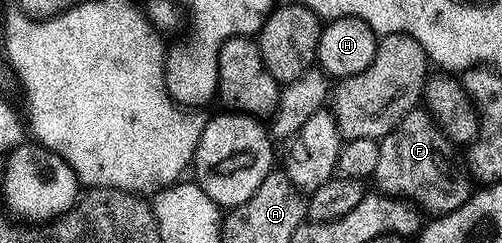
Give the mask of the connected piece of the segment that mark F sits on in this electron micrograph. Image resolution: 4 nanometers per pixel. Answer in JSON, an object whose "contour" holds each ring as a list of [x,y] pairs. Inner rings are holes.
{"contour":[[[428,111],[408,112],[379,141],[379,162],[372,174],[372,179],[377,180],[376,191],[387,196],[404,198],[422,213],[430,212],[428,215],[433,218],[459,210],[459,206],[463,206],[463,202],[467,202],[473,195],[475,188],[462,165],[461,168],[457,165],[453,151],[454,145],[437,127]]]}

